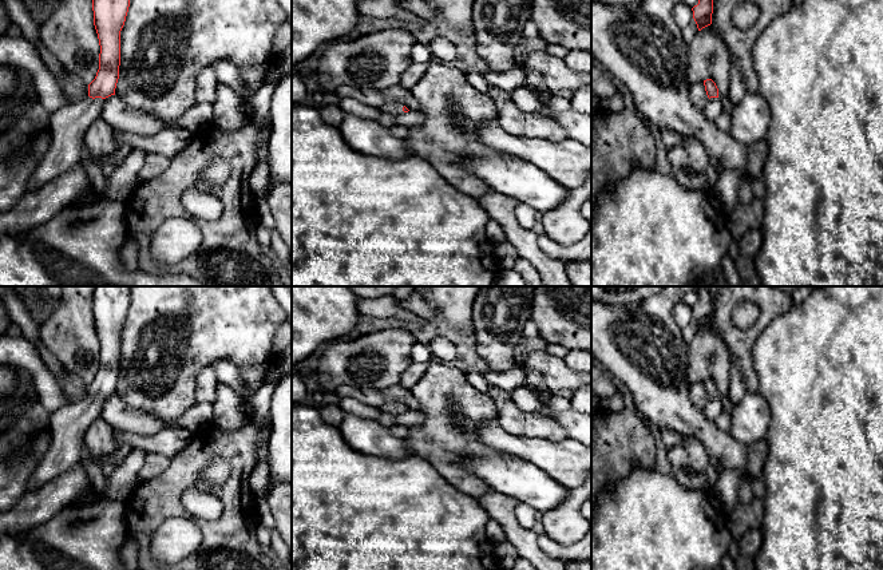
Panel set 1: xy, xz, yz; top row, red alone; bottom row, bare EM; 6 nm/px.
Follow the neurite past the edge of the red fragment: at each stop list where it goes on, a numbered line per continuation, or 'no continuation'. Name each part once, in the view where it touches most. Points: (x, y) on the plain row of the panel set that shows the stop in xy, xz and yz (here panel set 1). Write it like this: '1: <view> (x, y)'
1: xy (68, 426)

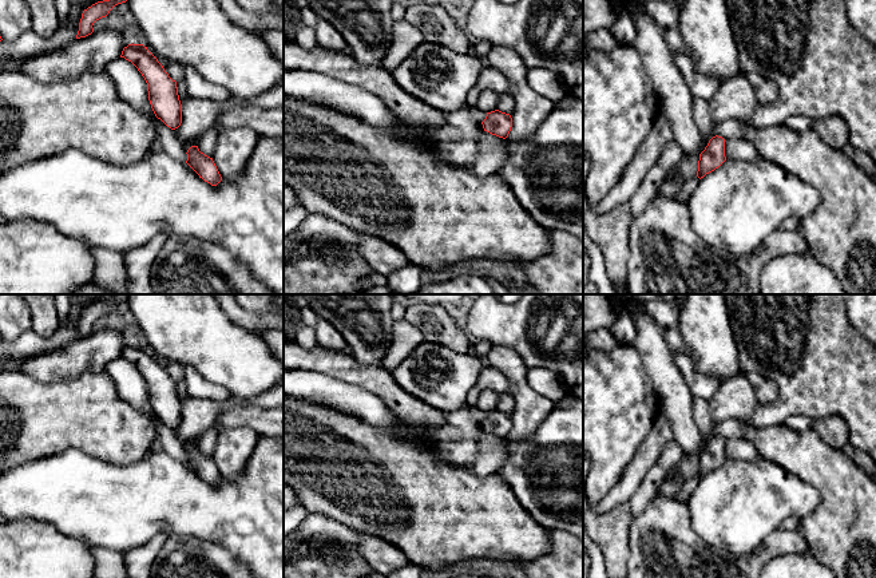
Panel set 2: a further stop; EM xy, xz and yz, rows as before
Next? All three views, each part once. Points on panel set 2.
no continuation

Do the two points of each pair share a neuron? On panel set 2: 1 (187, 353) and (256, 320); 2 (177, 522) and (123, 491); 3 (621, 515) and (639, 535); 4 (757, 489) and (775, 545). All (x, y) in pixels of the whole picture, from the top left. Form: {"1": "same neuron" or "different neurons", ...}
{"1": "different neurons", "2": "same neuron", "3": "different neurons", "4": "different neurons"}

